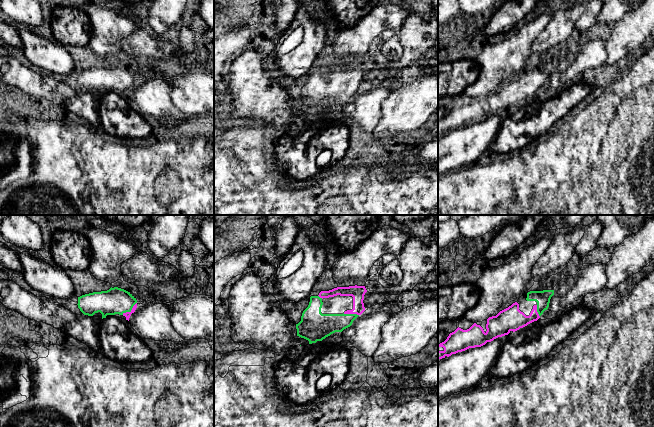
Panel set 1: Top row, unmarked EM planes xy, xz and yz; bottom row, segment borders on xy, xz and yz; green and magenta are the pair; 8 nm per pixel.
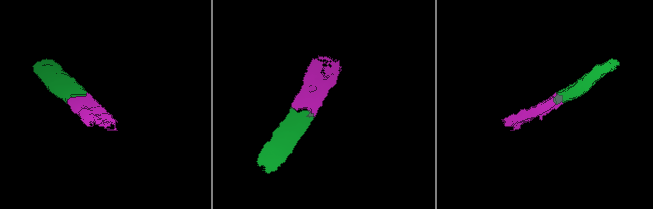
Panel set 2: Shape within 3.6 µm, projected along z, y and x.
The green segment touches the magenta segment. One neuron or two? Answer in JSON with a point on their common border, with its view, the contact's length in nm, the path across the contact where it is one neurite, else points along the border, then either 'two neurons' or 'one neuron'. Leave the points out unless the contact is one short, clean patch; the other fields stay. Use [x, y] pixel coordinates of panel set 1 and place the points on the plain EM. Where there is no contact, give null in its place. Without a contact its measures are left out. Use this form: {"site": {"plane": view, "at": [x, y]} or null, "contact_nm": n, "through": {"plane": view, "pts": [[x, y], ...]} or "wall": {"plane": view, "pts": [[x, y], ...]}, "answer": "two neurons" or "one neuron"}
{"site": {"plane": "xy", "at": [130, 86]}, "contact_nm": 160, "answer": "one neuron"}

